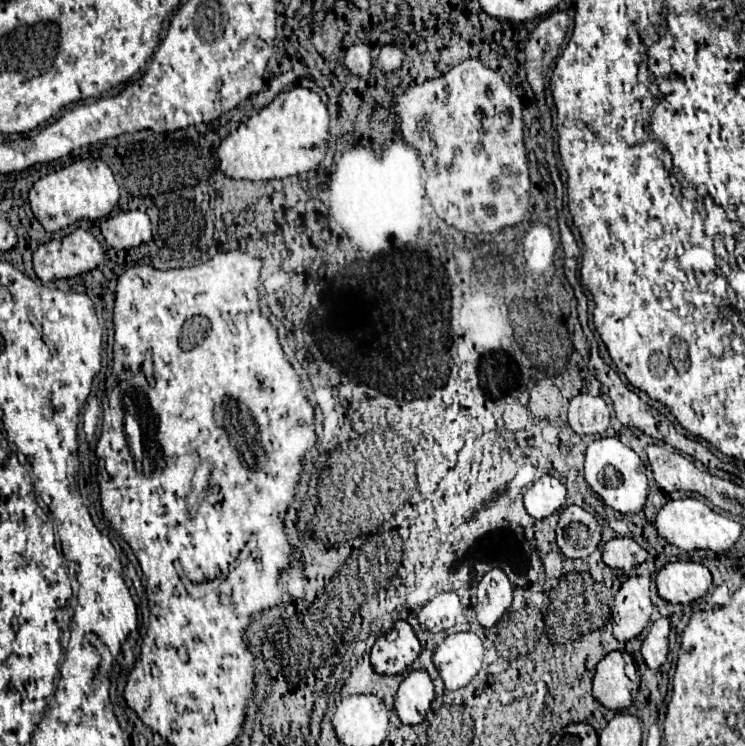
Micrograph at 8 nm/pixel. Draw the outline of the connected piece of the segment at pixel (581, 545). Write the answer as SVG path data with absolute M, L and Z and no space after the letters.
M570 505L560 513L556 543L564 557L584 559L592 555L600 543L600 525L584 509Z

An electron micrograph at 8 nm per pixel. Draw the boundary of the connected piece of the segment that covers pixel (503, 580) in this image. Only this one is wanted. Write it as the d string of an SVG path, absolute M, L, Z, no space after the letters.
M490 569L478 583L476 619L482 627L492 627L512 603L512 585L502 569Z

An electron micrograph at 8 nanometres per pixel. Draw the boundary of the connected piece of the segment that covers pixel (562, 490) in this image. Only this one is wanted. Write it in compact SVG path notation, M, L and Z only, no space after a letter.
M544 475L524 493L524 507L530 517L544 519L554 511L558 511L564 499L566 499L566 487L560 483L560 479Z

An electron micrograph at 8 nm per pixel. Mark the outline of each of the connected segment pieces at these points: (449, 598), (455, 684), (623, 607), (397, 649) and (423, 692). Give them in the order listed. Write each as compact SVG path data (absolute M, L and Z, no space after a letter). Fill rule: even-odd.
M440 593L436 595L430 603L422 607L418 613L418 621L422 629L438 633L438 631L448 631L456 625L456 615L462 613L462 605L456 593Z
M456 633L448 635L434 649L434 667L438 669L444 687L448 691L456 691L474 679L474 675L480 671L482 657L484 649L476 633Z
M630 577L622 583L612 609L614 637L618 643L626 643L640 635L648 625L652 615L650 601L650 579L648 577Z
M398 621L394 625L398 631L396 641L386 641L386 637L378 637L372 647L372 667L380 675L398 675L404 673L420 655L420 641L414 635L412 627L406 621Z
M410 671L398 687L394 709L398 719L404 725L422 723L426 711L430 709L428 703L434 699L434 685L426 671ZM426 701L426 703L424 703Z

